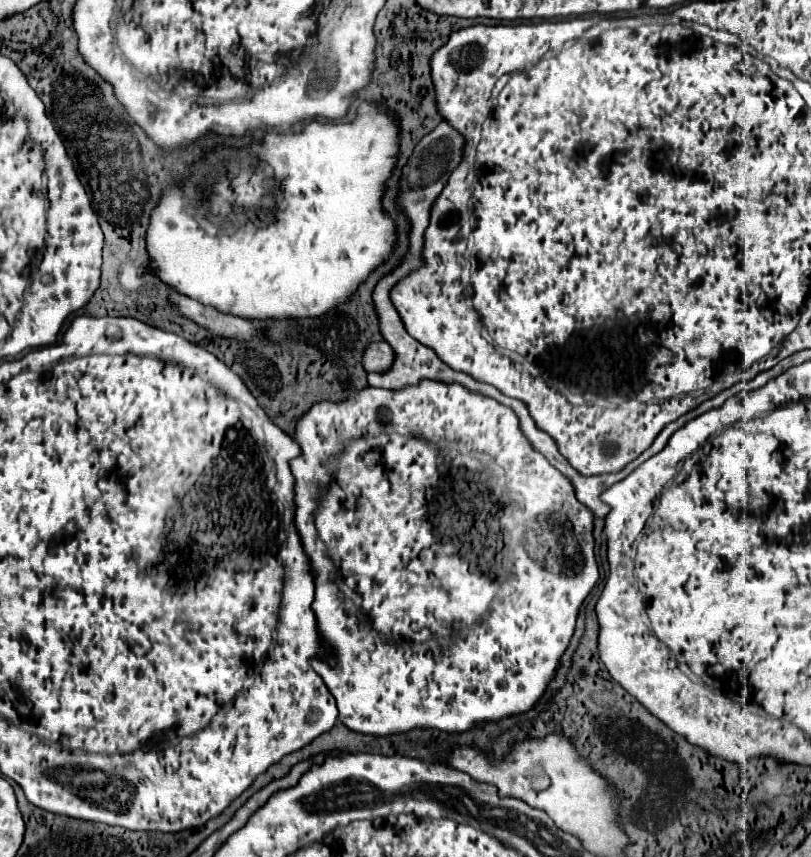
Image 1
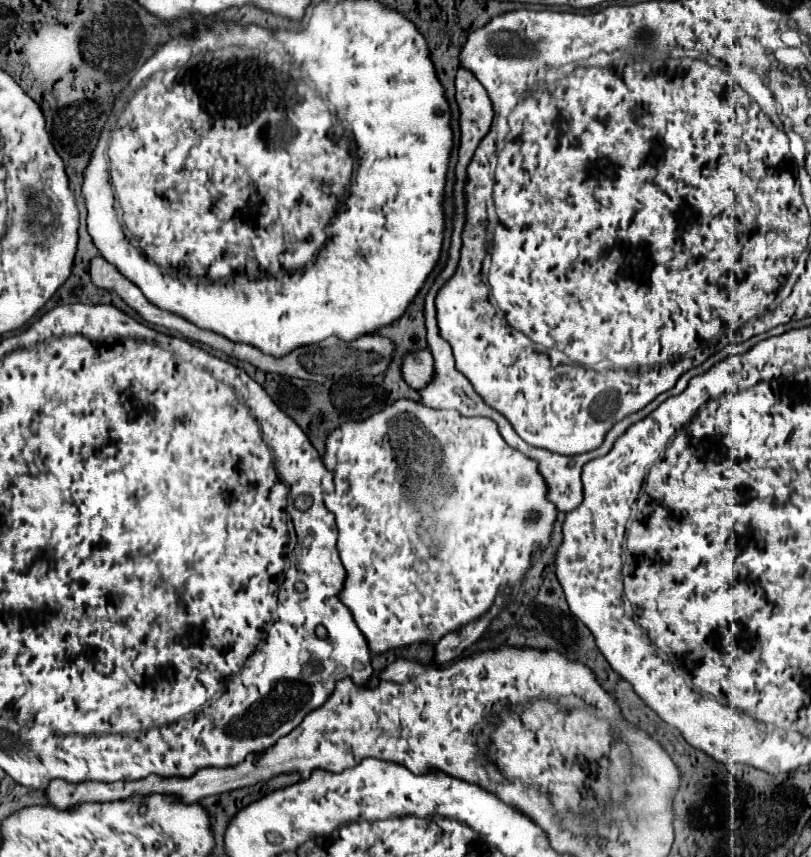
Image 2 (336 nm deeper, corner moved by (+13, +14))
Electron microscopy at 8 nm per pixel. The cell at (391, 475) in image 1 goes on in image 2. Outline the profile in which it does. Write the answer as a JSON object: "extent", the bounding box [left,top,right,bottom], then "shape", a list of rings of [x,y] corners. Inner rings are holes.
{"extent":[324,400,556,654],"shape":[[[398,400],[396,404],[386,406],[376,416],[370,416],[368,420],[340,424],[340,428],[336,428],[336,432],[332,432],[326,440],[324,466],[334,474],[334,484],[336,484],[332,504],[326,504],[326,508],[336,516],[338,552],[340,552],[340,560],[346,568],[346,584],[344,584],[344,590],[340,592],[340,598],[350,608],[352,616],[356,618],[358,628],[366,636],[368,646],[374,654],[386,652],[386,650],[398,648],[398,646],[416,644],[416,642],[438,642],[448,632],[454,632],[456,628],[464,626],[466,622],[472,622],[472,620],[480,618],[484,612],[488,612],[500,586],[506,586],[506,594],[514,596],[516,592],[512,592],[512,588],[508,588],[508,584],[518,586],[524,580],[534,544],[536,542],[540,546],[548,544],[552,524],[556,520],[556,508],[552,502],[546,500],[544,480],[540,480],[540,476],[536,476],[536,462],[530,460],[528,456],[524,456],[522,452],[516,452],[508,444],[504,444],[504,438],[500,436],[500,432],[496,428],[496,422],[492,422],[488,418],[464,418],[452,410],[440,412],[440,410],[428,408],[428,406],[414,402],[414,400]],[[436,500],[444,500],[444,508],[446,508],[446,504],[458,506],[458,510],[452,516],[448,516],[448,514],[444,516],[446,532],[442,528],[442,532],[438,532],[438,538],[434,534],[436,528],[432,528],[432,524],[426,520],[426,518],[430,518],[430,514],[434,514],[431,510],[434,510],[432,506],[436,506]]]}

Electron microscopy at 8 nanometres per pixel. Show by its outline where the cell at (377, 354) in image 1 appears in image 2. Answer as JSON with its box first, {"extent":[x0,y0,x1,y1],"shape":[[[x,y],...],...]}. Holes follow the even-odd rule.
{"extent":[402,350,434,390],"shape":[[[420,350],[416,354],[408,354],[402,364],[402,376],[416,390],[426,388],[434,378],[434,358],[430,350]]]}

